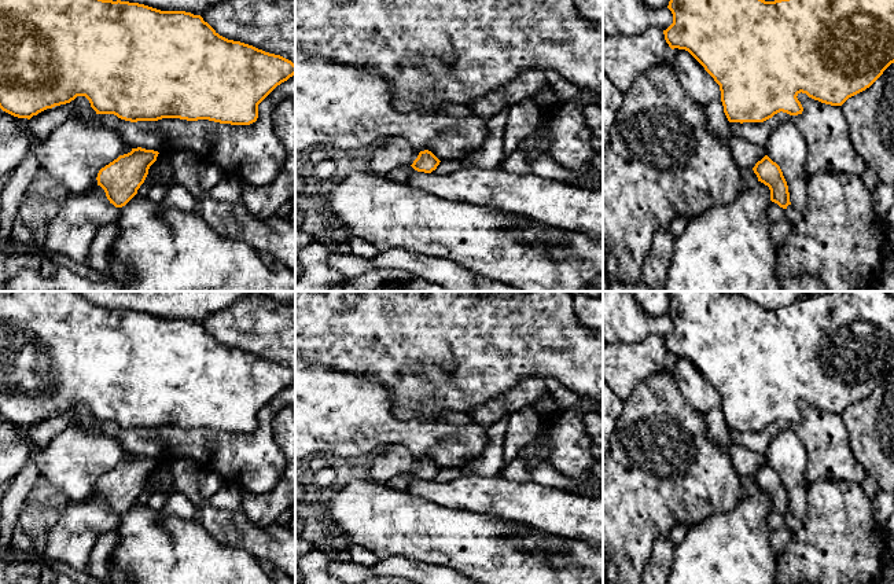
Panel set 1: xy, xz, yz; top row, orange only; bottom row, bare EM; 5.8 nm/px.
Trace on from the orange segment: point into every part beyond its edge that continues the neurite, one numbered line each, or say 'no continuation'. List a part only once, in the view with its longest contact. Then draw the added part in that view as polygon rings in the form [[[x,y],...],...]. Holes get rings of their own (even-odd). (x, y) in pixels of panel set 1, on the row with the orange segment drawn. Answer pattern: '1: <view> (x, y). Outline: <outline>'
1: xy (70, 232). Outline: [[[96,186],[82,194],[69,194],[59,213],[49,221],[44,249],[77,262],[87,262],[89,247],[98,231],[119,216]]]

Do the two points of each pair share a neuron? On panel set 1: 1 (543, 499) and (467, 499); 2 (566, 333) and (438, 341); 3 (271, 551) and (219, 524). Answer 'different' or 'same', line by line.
1: same
2: same
3: same

